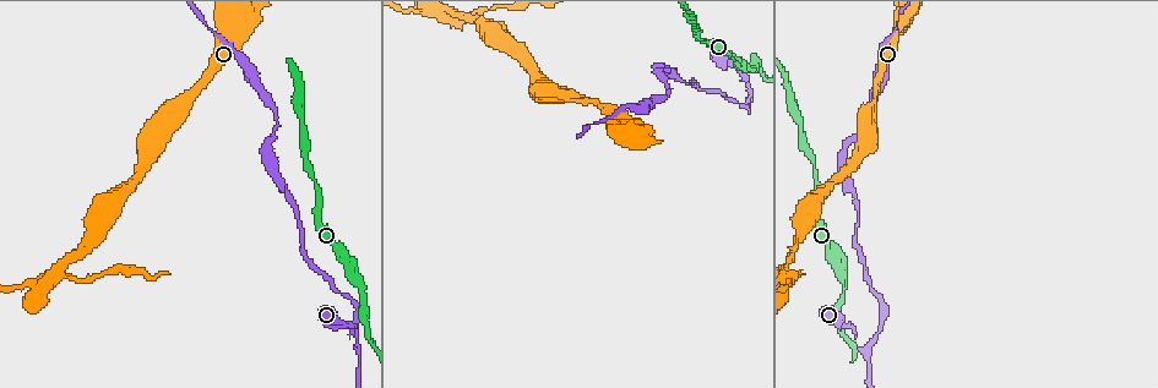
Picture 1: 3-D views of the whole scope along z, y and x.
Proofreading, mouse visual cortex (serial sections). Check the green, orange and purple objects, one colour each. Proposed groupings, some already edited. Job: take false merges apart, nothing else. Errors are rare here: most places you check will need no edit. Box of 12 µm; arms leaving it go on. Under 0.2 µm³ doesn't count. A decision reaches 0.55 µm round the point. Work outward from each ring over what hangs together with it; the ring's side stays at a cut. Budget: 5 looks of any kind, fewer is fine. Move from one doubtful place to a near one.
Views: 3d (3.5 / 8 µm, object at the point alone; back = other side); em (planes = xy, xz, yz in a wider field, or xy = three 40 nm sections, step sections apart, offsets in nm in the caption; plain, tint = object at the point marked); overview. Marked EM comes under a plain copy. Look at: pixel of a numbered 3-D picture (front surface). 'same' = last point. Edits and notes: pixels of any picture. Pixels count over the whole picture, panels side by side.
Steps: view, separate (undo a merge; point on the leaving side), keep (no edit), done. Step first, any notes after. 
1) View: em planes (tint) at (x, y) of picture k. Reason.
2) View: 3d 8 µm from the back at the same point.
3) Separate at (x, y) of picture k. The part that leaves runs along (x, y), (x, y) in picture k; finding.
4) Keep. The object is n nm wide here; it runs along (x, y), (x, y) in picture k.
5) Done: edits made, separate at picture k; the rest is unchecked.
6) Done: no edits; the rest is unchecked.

View: 3d 8 µm at (346, 261) of picture 1.

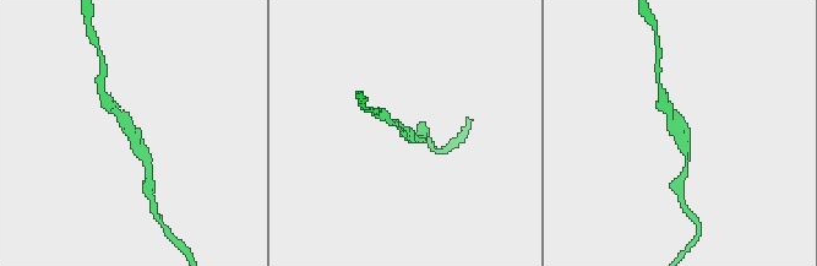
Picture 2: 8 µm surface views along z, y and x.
View: 3d 3.5 µm at (129, 134) of picture 2. Closer look.

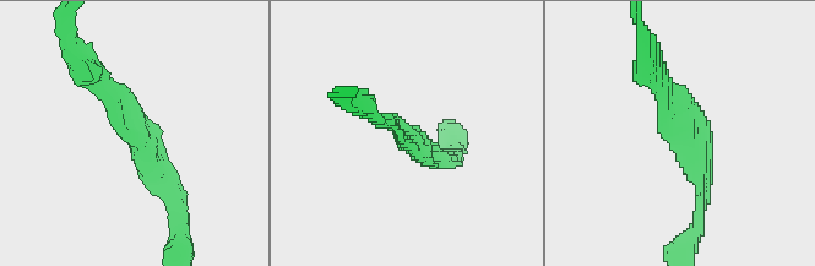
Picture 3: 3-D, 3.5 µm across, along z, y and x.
View: em xy step 5 (tint) at (132, 133) of picture 3.

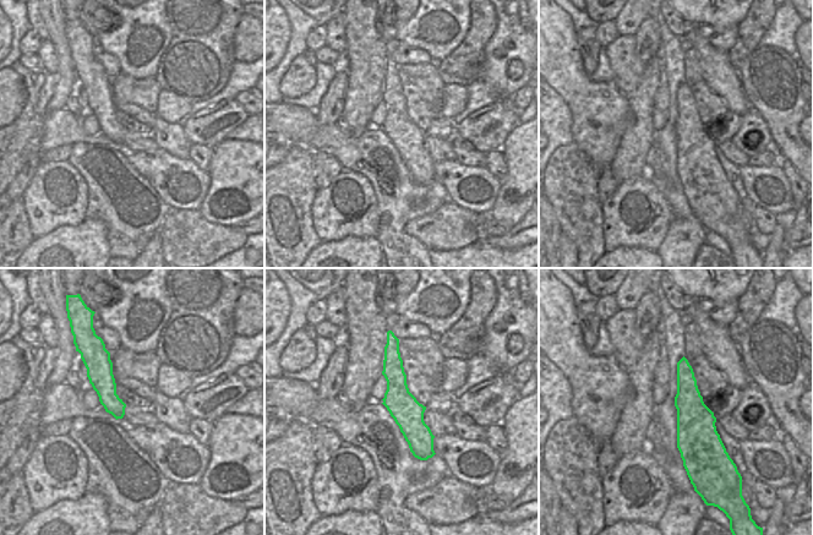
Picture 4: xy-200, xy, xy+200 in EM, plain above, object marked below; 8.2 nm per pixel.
Keep. The arms are 150, 250 nm wide; one cell here.

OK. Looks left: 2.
View: 3d 3.5 µm at (798, 275) of picture 1. Abrupt turn.

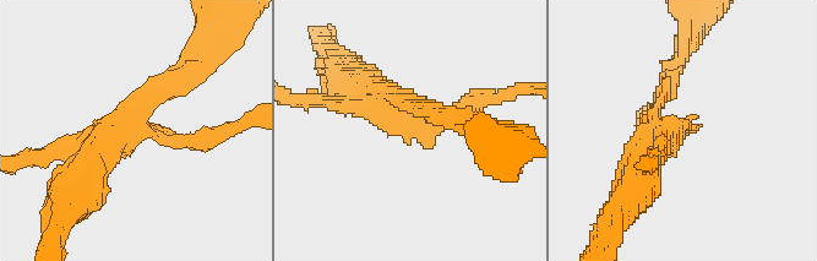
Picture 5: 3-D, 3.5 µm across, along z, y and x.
View: em planes (tint) at (687, 128) of picture 5. 3 arms meet here; the arms are 200, 250, 400 nm wide; shape alone is not enough.

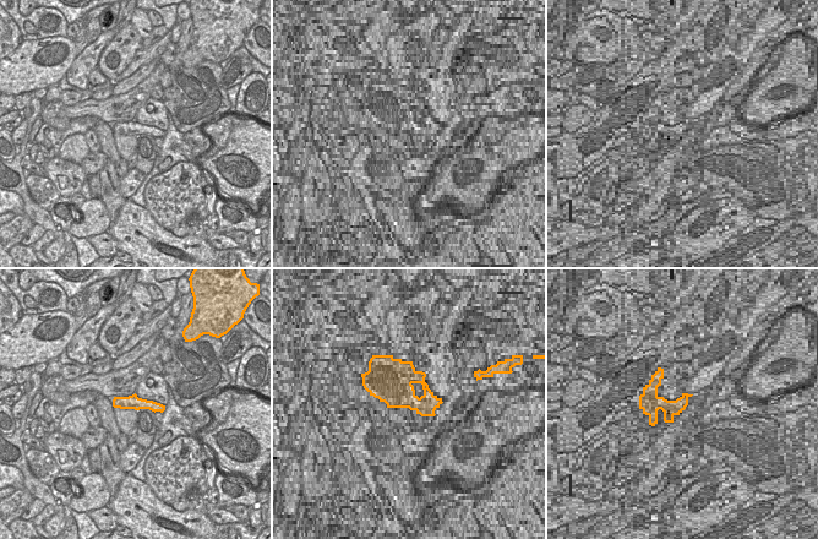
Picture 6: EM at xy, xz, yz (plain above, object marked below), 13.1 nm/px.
Separate at (188, 137) of picture 5. A second cell is stuck on.

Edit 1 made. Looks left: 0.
Done: edits made, separate at picture 5; the rest is unchecked.

